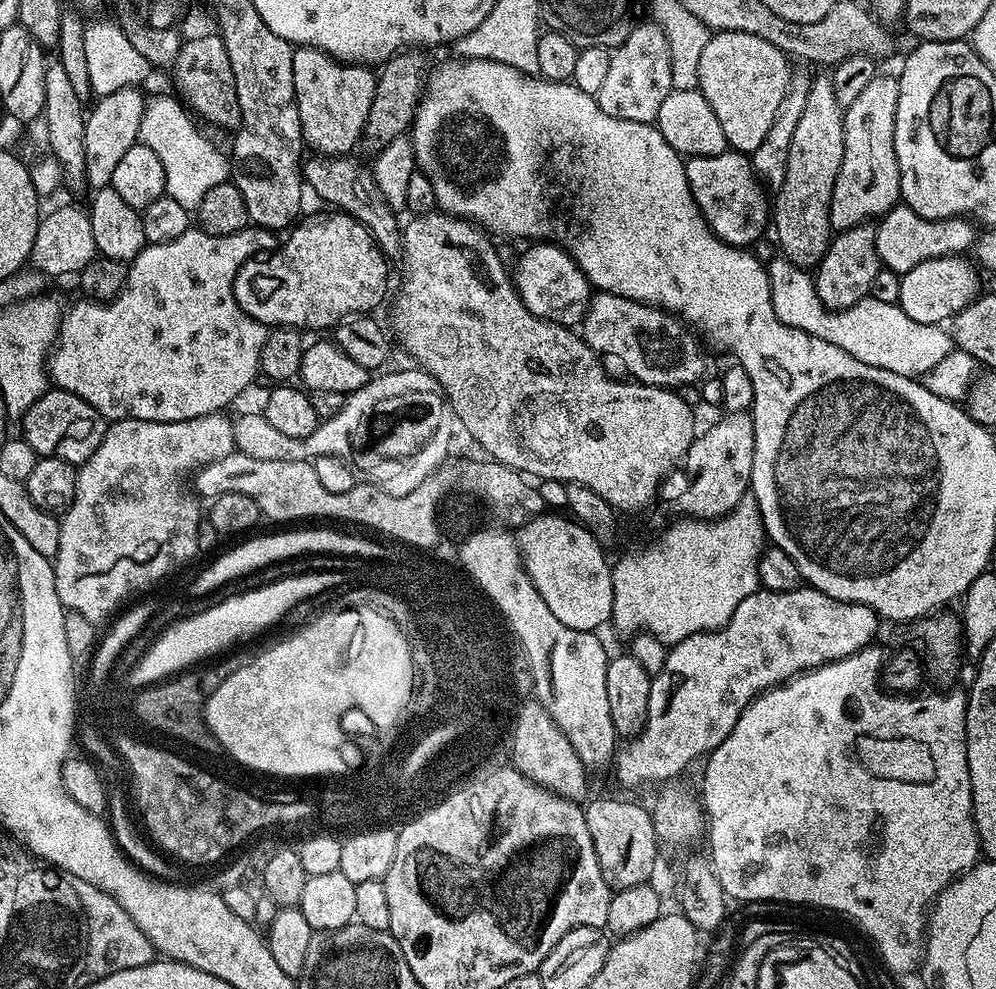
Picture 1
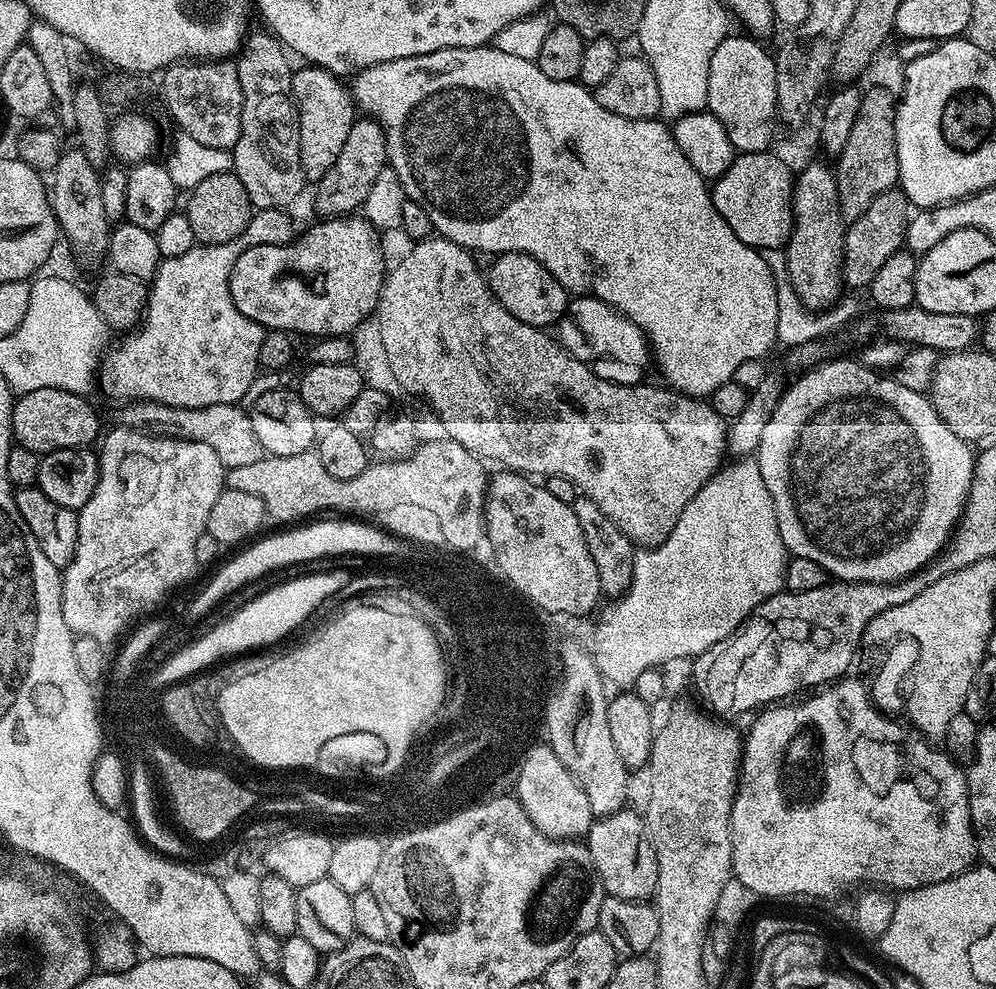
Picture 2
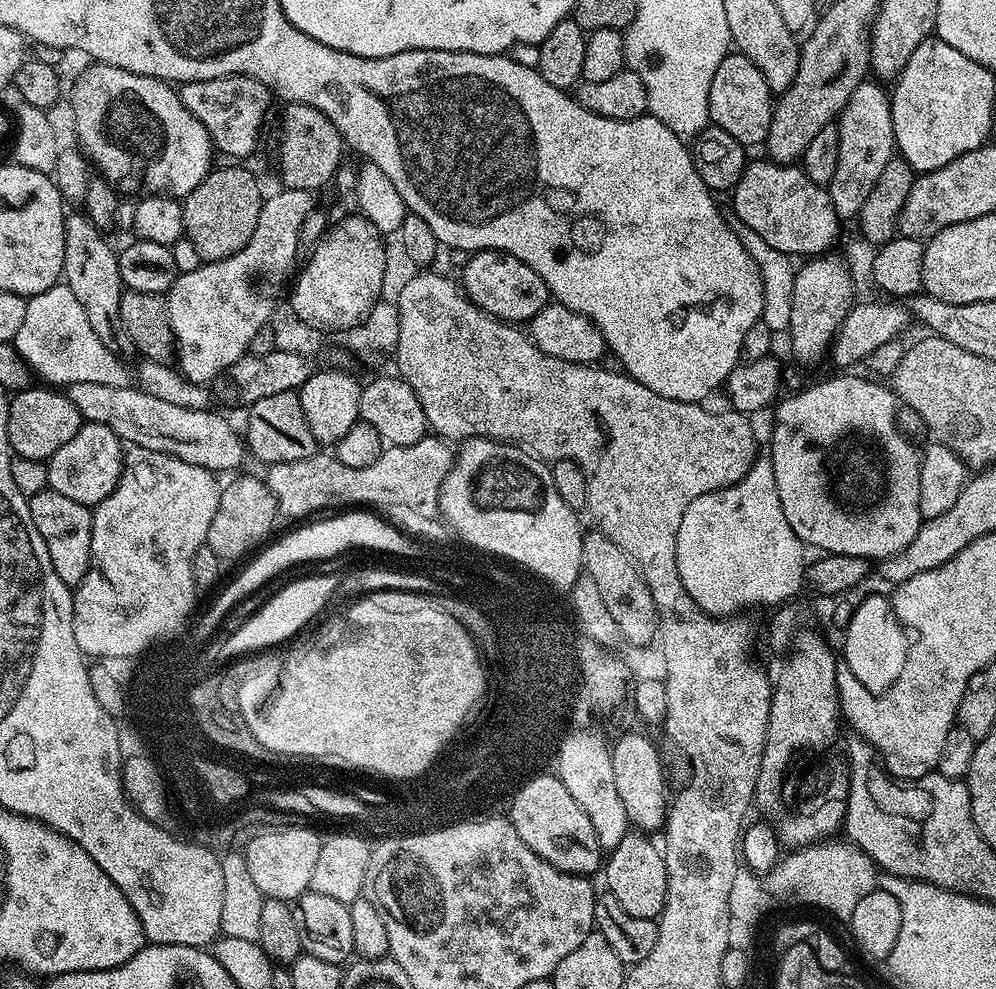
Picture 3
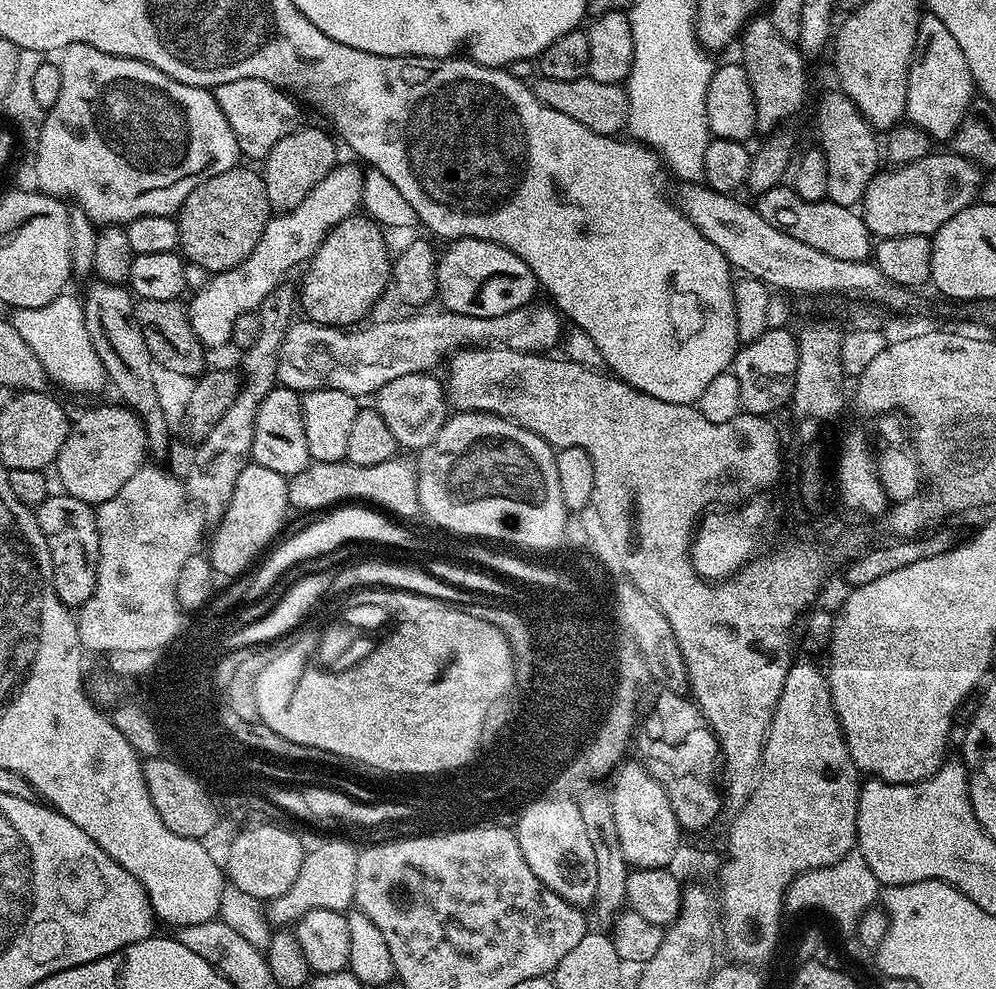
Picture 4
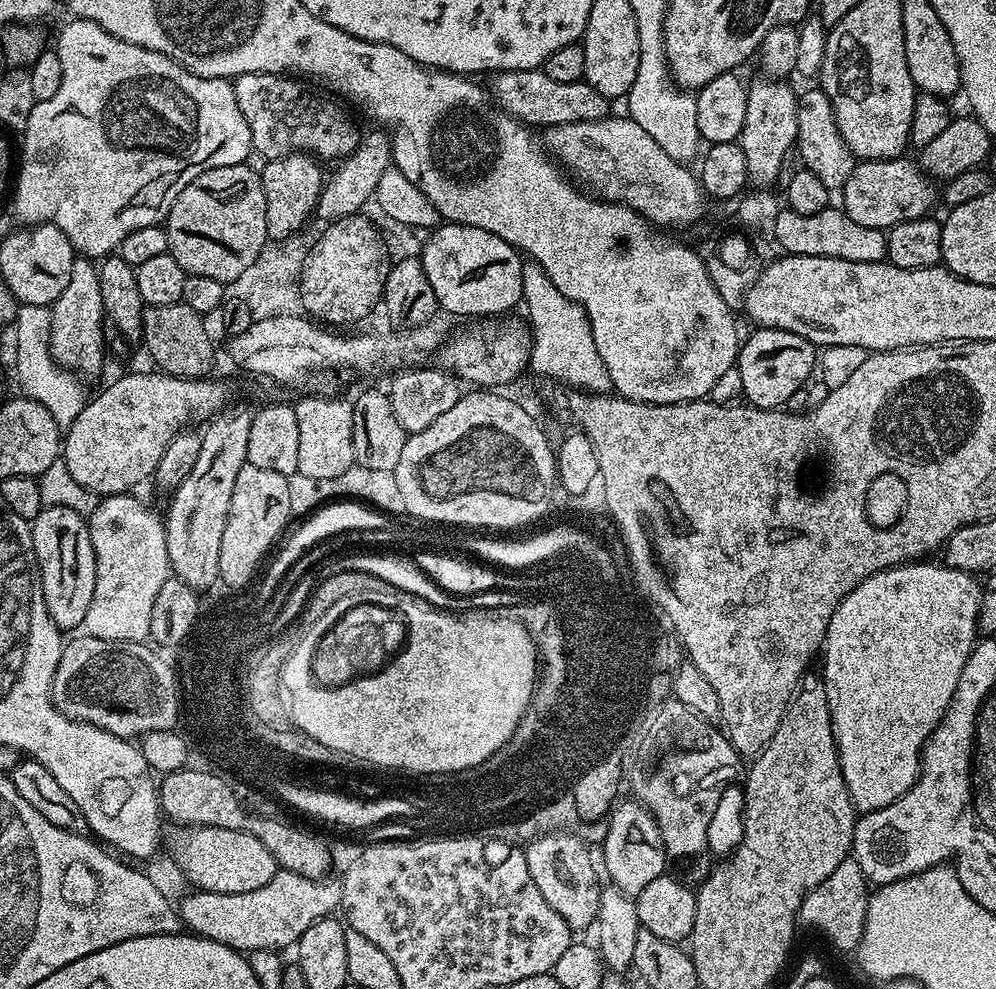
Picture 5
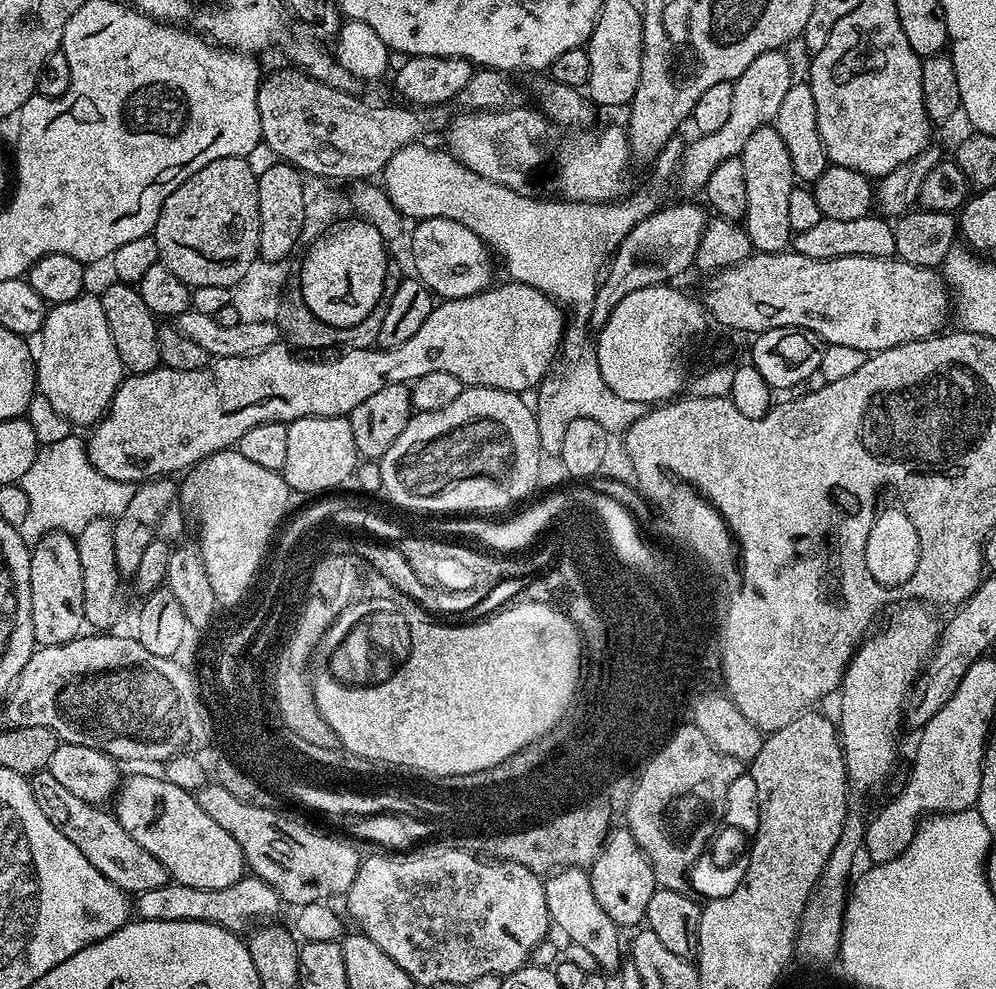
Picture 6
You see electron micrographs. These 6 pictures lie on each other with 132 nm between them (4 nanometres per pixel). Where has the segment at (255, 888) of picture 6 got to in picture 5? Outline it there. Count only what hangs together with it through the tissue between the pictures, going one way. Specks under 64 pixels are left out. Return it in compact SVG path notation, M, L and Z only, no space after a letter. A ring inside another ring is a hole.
M280 868L266 886L246 890L246 894L222 894L192 890L178 904L180 922L185 929L207 940L230 946L235 952L247 954L254 950L291 949L314 922L329 919L340 908L342 886L339 879L306 878Z

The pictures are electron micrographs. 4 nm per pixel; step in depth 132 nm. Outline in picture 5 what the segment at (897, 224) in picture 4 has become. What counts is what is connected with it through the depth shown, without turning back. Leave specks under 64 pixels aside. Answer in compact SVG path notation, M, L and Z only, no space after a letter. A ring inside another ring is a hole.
M908 158L860 160L856 169L850 174L848 181L844 183L843 196L842 210L847 216L854 218L854 222L860 223L861 226L887 230L902 222L925 219L931 213L928 211L931 210L932 203L938 200L938 188L932 177L920 167L919 163L912 161L911 164Z

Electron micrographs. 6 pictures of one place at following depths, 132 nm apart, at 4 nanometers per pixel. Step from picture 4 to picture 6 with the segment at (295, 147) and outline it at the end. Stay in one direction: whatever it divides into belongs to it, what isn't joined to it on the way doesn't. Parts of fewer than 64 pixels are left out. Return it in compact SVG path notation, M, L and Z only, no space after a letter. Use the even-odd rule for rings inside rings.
M274 162L270 170L262 170L257 175L259 259L272 263L287 261L287 256L301 243L305 213L305 201L302 199L304 181L300 169L287 162Z

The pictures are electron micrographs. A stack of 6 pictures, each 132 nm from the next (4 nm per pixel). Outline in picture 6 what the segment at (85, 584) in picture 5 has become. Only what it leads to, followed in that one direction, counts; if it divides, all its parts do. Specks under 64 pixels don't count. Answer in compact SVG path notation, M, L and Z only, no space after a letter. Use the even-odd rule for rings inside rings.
M67 532L45 534L31 549L30 558L30 618L34 620L34 638L40 646L58 646L76 639L85 627L84 599L82 598L82 562L78 559L78 546Z

